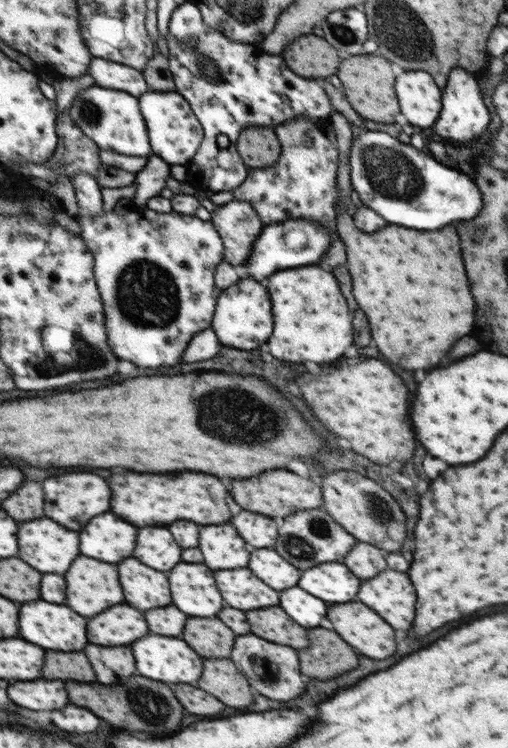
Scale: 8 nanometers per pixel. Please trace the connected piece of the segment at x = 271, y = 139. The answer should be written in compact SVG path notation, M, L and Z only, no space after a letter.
M248 126L240 132L237 151L248 168L273 168L281 153L281 142L271 127Z

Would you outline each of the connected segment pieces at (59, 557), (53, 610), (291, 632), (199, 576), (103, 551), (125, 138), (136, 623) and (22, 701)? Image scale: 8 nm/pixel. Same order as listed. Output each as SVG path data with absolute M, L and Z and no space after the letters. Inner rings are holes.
M36 518L24 522L24 526L20 526L20 542L24 542L20 558L24 558L24 562L32 562L32 566L36 566L36 570L40 572L64 574L72 560L78 556L78 532L66 530L64 526L52 522L50 518Z
M44 600L26 602L24 604L24 618L20 618L20 638L28 638L28 642L36 642L36 646L44 646L46 650L62 650L62 652L76 652L82 650L86 640L86 618L70 610L68 606L50 604Z
M272 606L268 610L250 610L246 612L248 624L252 626L252 634L270 640L270 642L280 642L284 646L292 648L306 648L306 630L292 622L288 614L284 614L282 608Z
M180 562L168 578L172 578L172 594L176 594L174 606L180 606L184 614L208 618L222 610L224 602L208 566Z
M100 514L88 522L80 538L84 538L84 556L116 564L132 554L136 528L114 514Z
M94 85L80 89L68 108L75 122L83 128L84 134L93 139L100 150L112 150L124 156L152 156L144 118L138 110L138 98L121 90Z
M112 606L112 610L104 610L104 614L98 614L92 618L92 644L98 646L122 646L130 644L142 636L148 634L148 626L144 622L144 614L130 606Z
M36 680L36 682L14 682L12 702L30 710L54 710L64 708L68 694L60 680Z

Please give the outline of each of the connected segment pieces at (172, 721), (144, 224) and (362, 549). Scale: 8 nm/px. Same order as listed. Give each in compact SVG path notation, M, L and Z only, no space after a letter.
M132 676L128 682L120 686L104 686L104 684L80 684L68 682L68 694L72 694L72 704L84 706L88 710L96 710L100 718L108 720L116 728L138 730L138 732L172 732L178 728L182 718L182 706L174 698L172 690L158 680Z
M139 208L136 211L125 211L120 214L112 212L102 212L102 215L96 217L78 216L77 222L82 230L81 237L87 243L90 252L94 258L93 274L102 299L106 336L108 337L108 345L112 349L112 353L120 360L130 360L142 368L158 368L158 366L174 366L180 364L183 360L183 354L187 350L187 346L195 338L196 333L202 333L214 322L215 309L218 307L218 298L221 290L216 286L215 272L219 264L224 260L224 243L215 223L204 221L196 217L196 215L185 215L177 211L160 213L145 208Z
M356 541L350 552L344 556L344 564L358 576L358 578L374 578L386 568L386 554L382 554L376 546L366 541Z

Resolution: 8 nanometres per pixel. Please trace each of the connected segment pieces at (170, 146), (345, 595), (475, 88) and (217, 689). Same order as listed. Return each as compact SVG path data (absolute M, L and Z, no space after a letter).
M152 91L140 98L140 110L148 118L148 134L152 134L152 146L156 146L156 156L168 164L186 164L202 142L202 126L194 116L189 102L174 91Z
M326 562L304 570L298 586L324 602L350 602L358 594L360 580L340 562Z
M460 66L450 70L446 86L441 90L440 114L432 126L432 130L445 141L455 145L476 144L486 134L486 129L490 124L490 112L480 94L478 80L476 75L470 74L468 70L464 70Z
M212 658L204 662L204 678L200 678L198 686L204 686L204 690L216 694L216 698L220 698L226 706L246 708L252 702L248 680L228 658Z

